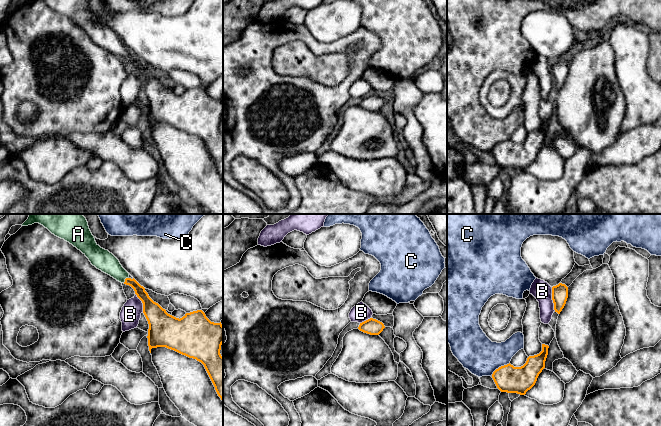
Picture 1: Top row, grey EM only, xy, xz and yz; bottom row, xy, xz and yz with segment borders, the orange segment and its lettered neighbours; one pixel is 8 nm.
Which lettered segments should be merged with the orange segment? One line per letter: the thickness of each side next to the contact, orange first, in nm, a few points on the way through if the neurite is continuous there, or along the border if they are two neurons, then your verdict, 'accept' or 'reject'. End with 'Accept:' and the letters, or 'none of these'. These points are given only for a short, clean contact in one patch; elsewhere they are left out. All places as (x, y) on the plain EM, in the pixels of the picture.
A: 80/170 nm | across xy (139, 66), (125, 55), (102, 35) | accept
B: 130/160 nm | along yz (551, 63), (551, 75), (555, 86) | reject
C: 220/300 nm | along yz (509, 138), (499, 142), (491, 150) | reject
Accept: A

